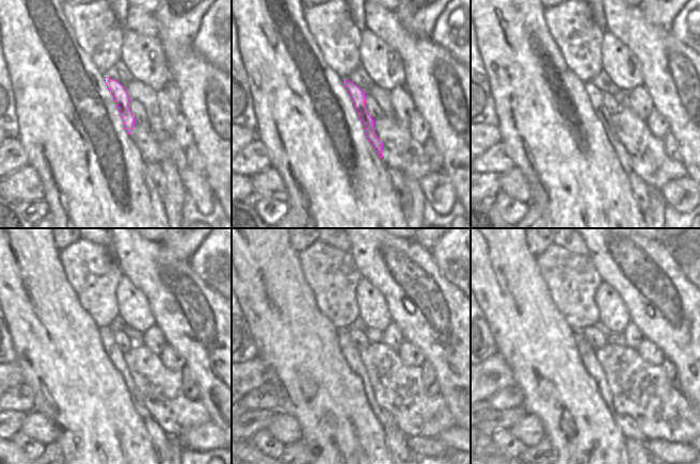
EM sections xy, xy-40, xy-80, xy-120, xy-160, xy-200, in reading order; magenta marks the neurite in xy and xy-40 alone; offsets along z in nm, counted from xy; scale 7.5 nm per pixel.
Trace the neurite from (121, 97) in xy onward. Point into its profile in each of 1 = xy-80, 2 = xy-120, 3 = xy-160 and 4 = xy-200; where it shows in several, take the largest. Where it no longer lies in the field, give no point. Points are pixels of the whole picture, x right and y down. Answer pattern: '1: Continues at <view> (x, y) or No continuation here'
1: Continues at xy-80 (594, 94)
2: Continues at xy-120 (111, 349)
3: Continues at xy-160 (352, 355)
4: Continues at xy-200 (629, 428).

